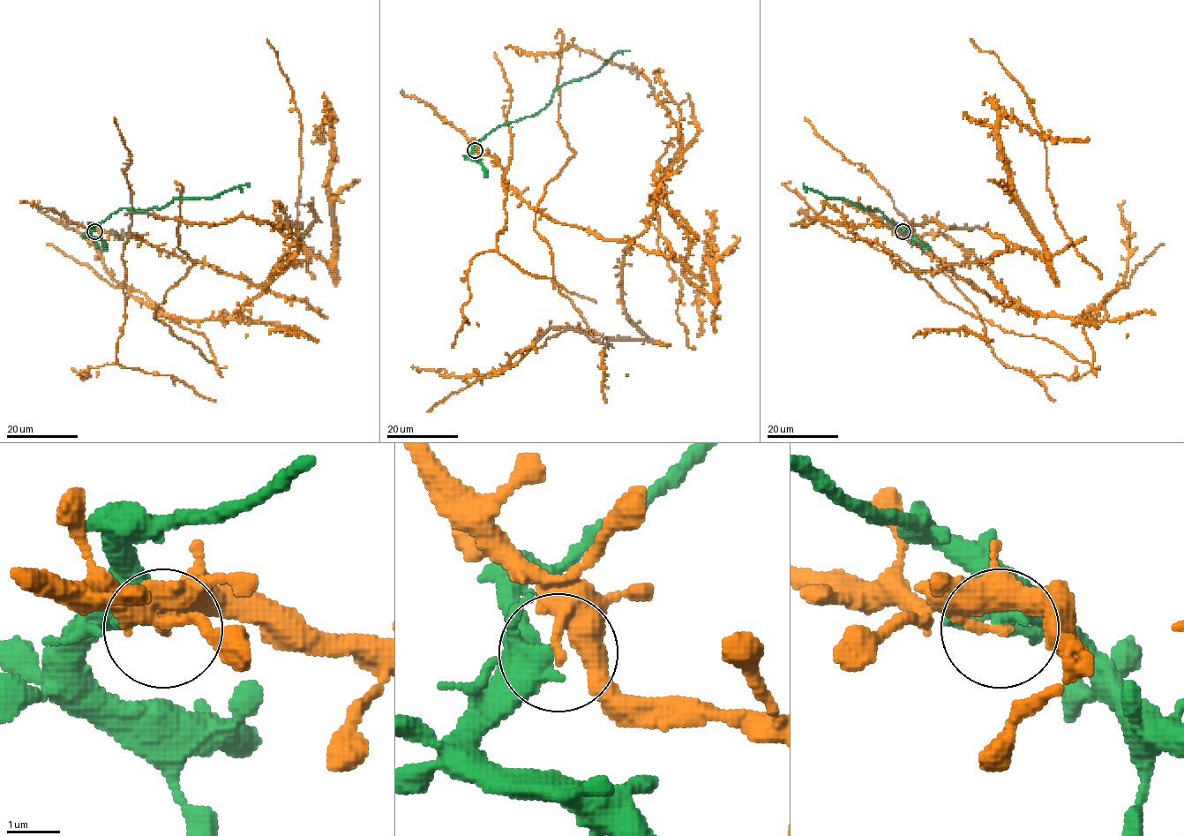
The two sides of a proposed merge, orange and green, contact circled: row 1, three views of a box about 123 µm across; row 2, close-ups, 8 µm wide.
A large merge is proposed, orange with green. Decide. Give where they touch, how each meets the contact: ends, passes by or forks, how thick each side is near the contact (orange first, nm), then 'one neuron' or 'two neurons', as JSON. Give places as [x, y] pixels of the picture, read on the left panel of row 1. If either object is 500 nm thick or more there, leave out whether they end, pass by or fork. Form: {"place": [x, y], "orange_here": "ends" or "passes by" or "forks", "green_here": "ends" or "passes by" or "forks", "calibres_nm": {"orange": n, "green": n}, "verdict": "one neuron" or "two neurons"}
{"place": [94, 231], "orange_here": "ends", "green_here": "passes by", "calibres_nm": {"orange": 240, "green": 380}, "verdict": "two neurons"}

